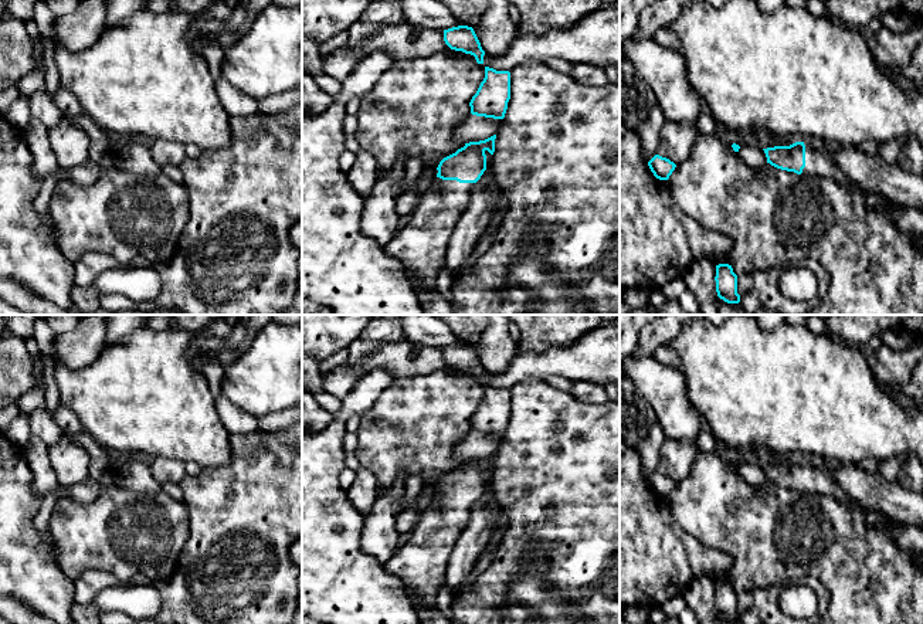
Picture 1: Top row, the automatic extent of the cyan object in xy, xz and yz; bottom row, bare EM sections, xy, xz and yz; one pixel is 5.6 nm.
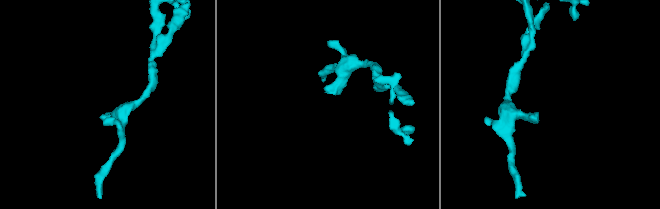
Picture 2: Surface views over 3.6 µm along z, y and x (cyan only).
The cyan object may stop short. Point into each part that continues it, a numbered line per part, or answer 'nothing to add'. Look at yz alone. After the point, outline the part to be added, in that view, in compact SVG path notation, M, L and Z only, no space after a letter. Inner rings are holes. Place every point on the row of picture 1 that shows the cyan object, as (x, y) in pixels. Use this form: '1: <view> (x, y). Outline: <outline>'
1: yz (818, 162). Outline: M804 142L805 167L802 176L815 176L832 179L842 187L858 187L832 160L828 145L819 142ZM861 189L866 199L866 206L875 210L883 210L889 220L900 230L923 243L923 211L917 207L897 206L890 200L871 190Z

